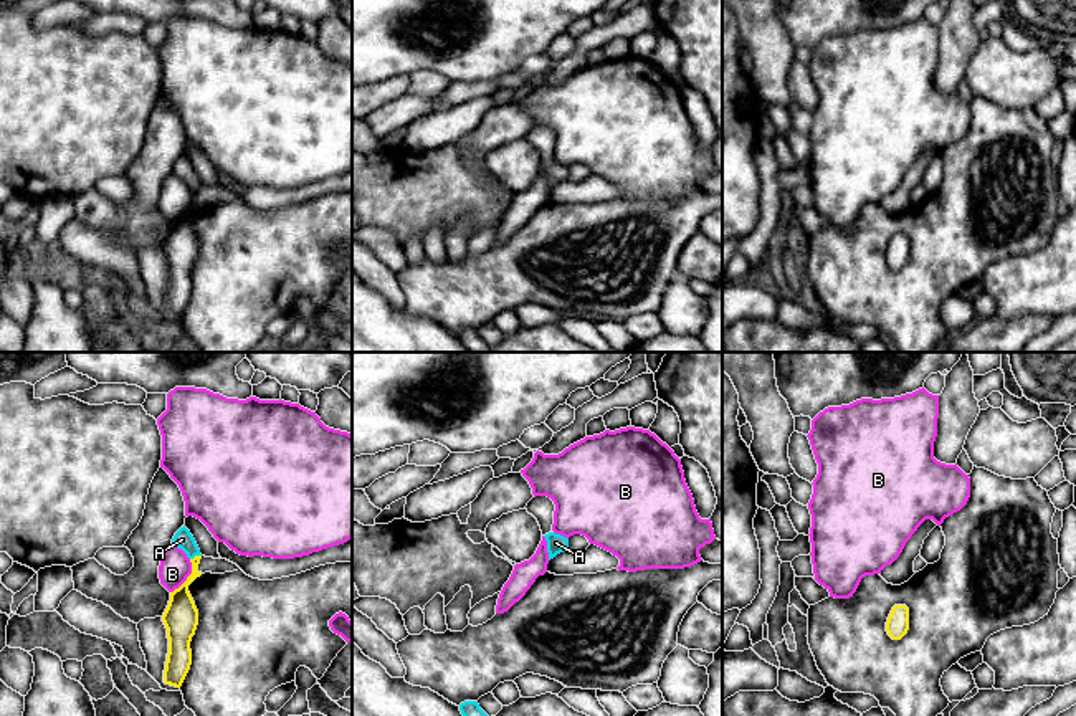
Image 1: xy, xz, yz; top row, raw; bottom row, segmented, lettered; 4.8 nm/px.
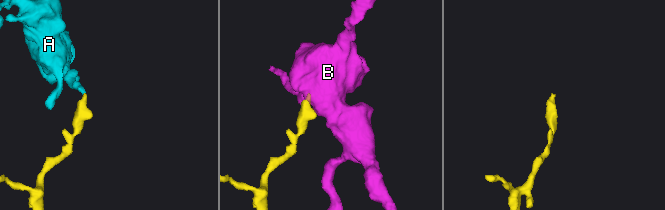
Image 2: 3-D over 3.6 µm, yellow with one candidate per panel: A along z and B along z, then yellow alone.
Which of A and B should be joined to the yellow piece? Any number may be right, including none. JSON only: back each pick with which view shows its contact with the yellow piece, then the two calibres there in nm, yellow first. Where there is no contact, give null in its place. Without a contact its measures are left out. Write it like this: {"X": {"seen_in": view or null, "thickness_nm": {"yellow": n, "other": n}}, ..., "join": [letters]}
{"A": {"seen_in": "xy", "thickness_nm": {"yellow": 120, "other": 90}}, "join": ["A"]}

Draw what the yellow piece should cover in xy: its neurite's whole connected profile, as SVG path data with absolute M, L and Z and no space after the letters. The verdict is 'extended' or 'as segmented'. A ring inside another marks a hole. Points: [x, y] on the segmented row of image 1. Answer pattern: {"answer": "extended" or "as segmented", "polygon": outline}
{"answer": "extended", "polygon": "M185 526L175 532L172 544L182 549L192 562L192 574L179 589L170 592L169 605L162 615L169 638L164 683L180 688L192 665L190 642L198 625L198 610L188 592L188 585L202 575L197 570L202 554Z"}

